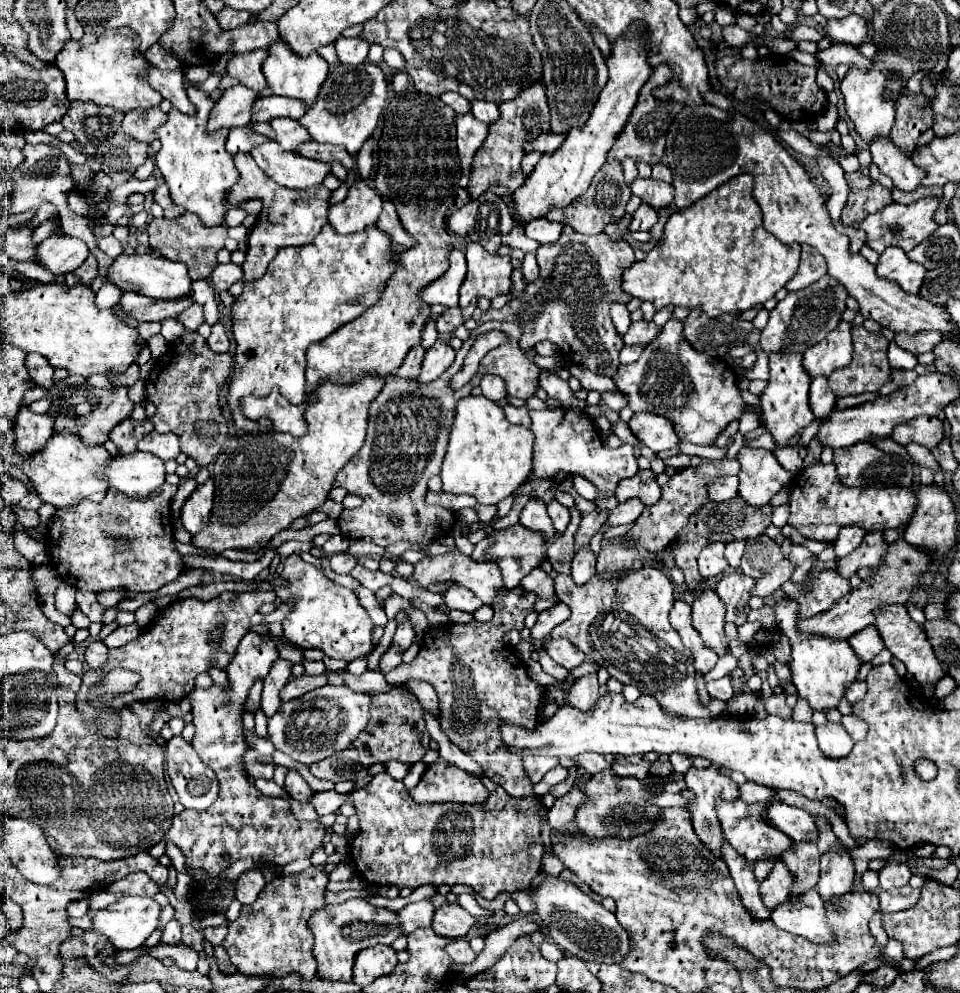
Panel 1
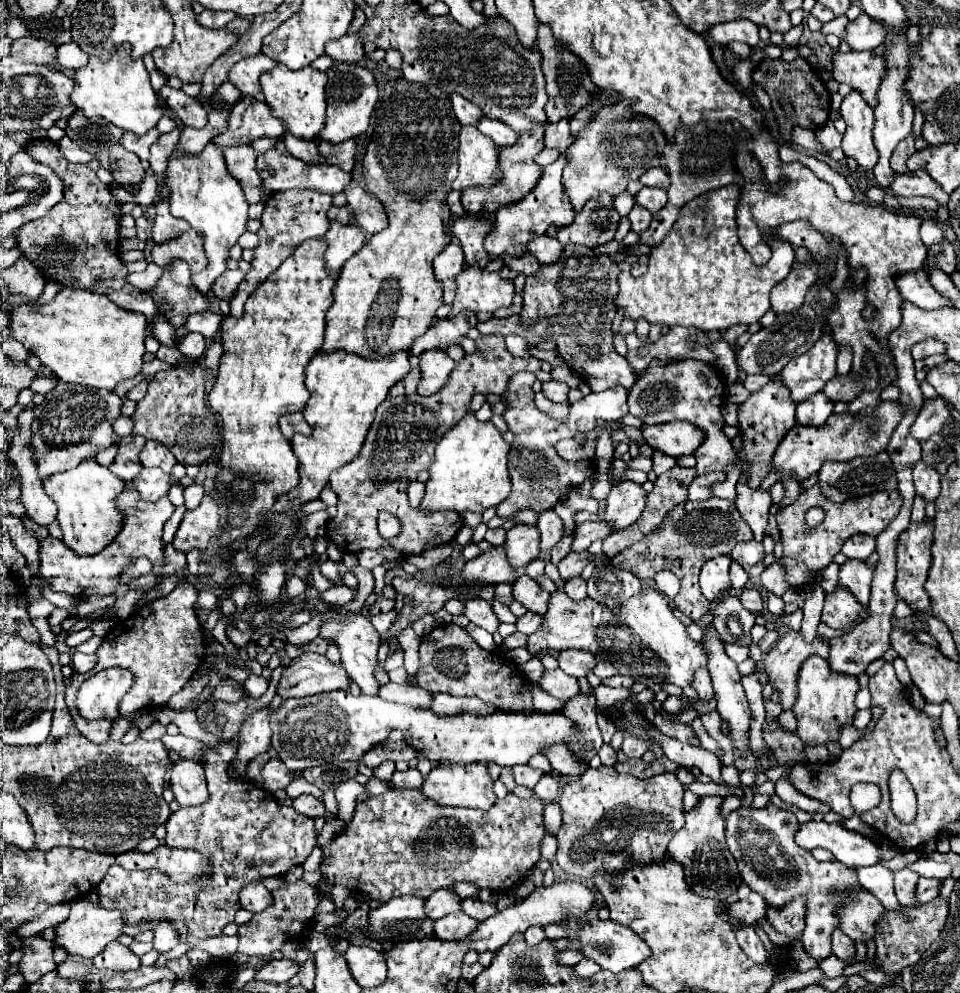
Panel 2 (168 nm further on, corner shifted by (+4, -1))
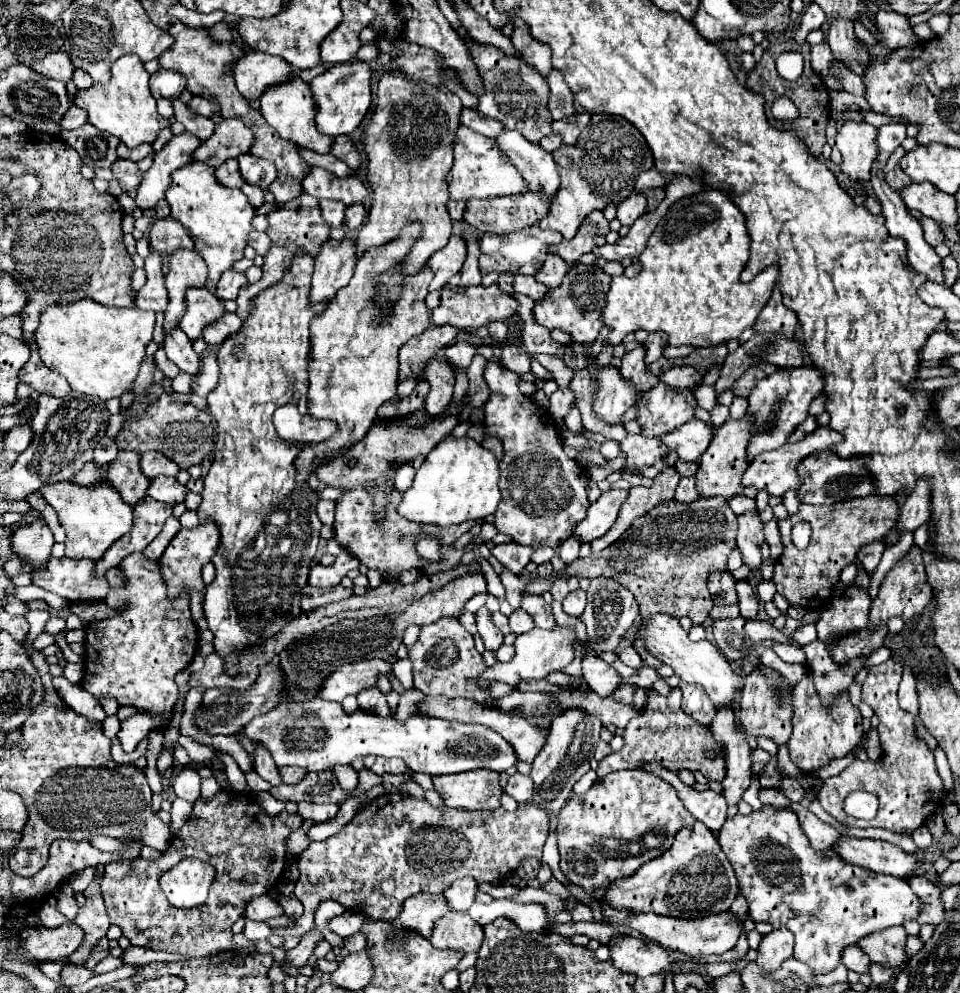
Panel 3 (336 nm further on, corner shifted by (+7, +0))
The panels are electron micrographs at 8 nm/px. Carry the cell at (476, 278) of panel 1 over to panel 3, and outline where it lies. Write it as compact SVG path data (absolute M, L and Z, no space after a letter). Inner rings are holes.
M493 283L489 287L477 285L473 289L461 289L461 293L457 293L457 287L445 285L441 289L441 305L437 309L433 309L431 319L435 325L449 323L459 329L473 329L473 327L487 325L491 321L503 321L503 319L511 317L517 311L517 305L519 303L509 293L503 293L497 283Z

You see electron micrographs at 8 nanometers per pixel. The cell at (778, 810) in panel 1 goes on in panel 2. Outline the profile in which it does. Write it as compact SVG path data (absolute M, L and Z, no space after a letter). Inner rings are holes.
M808 822L796 832L796 842L806 850L826 848L838 862L850 868L874 866L882 860L890 860L890 846L878 846L870 838L850 832L838 824Z

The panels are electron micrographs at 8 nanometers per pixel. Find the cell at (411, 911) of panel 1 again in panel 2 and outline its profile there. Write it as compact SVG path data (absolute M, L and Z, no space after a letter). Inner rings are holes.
M440 888L430 898L426 898L424 910L428 910L428 916L432 920L438 920L446 914L460 912L462 910L462 898L452 888Z

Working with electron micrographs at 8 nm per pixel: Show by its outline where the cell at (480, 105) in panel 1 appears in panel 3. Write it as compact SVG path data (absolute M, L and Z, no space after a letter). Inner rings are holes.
M503 131L501 137L495 139L497 147L513 165L517 165L517 171L521 177L525 177L529 189L541 189L551 197L559 187L559 175L555 169L555 161L551 153L541 149L539 145L529 143L521 133L517 131Z

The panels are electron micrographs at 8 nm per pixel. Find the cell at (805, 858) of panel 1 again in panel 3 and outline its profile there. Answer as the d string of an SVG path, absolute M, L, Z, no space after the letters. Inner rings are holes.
M773 929L769 935L763 935L759 947L757 947L757 965L761 971L769 973L781 967L781 963L793 955L793 933L789 929Z

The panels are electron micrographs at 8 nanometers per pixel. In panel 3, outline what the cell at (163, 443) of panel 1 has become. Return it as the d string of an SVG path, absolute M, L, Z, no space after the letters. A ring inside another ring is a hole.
M147 451L141 455L141 471L153 479L157 475L169 475L169 477L175 477L179 473L179 467L169 461L169 457L165 457L163 453L157 453L157 451Z

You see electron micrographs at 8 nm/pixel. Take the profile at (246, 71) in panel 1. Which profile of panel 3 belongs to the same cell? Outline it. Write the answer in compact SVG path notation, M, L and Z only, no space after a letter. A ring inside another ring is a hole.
M247 51L233 69L237 89L249 101L259 99L267 87L287 81L289 75L291 65L287 61L257 51Z

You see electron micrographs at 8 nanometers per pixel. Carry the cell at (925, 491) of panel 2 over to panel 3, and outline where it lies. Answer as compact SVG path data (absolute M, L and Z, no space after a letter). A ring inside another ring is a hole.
M919 481L903 505L903 511L899 517L899 531L905 531L905 529L915 531L919 525L927 523L929 517L931 517L929 485L925 485L925 481Z

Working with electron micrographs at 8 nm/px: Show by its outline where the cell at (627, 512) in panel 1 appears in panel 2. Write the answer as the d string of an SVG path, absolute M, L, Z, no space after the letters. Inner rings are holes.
M584 522L578 524L574 540L572 540L572 552L586 550L594 540L604 540L610 534L610 526L606 522Z

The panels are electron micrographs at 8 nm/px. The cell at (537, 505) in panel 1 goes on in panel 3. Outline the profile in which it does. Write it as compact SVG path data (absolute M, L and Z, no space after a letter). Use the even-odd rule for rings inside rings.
M499 543L491 549L491 555L497 557L497 561L515 575L519 575L531 561L531 553L533 549L529 549L529 545L515 545L515 543Z

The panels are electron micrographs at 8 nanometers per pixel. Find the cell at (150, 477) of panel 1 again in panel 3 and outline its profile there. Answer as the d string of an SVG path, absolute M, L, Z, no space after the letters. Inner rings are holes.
M155 477L149 483L149 493L147 495L157 499L157 501L175 505L175 503L185 501L185 493L187 493L187 487L177 483L173 477Z

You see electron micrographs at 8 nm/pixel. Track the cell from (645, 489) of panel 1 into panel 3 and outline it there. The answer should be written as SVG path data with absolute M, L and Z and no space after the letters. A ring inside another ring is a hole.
M609 489L601 493L601 497L589 507L587 517L575 527L573 535L581 537L583 543L591 543L599 539L617 521L619 509L627 501L627 495L629 491L623 491L623 489Z

